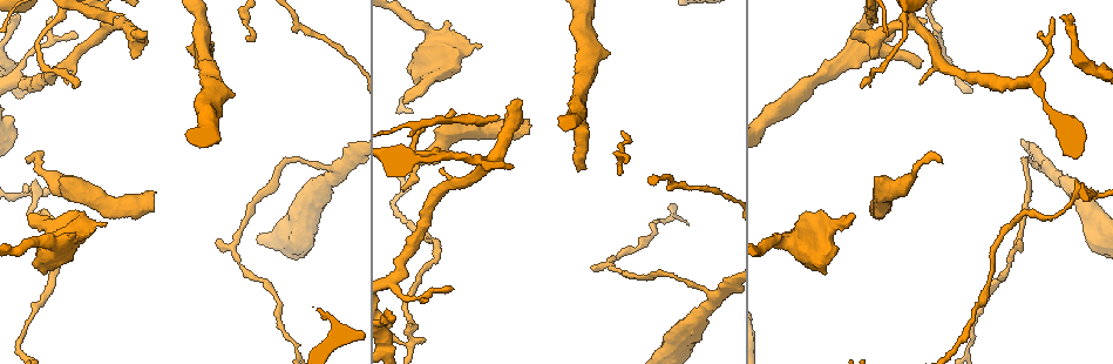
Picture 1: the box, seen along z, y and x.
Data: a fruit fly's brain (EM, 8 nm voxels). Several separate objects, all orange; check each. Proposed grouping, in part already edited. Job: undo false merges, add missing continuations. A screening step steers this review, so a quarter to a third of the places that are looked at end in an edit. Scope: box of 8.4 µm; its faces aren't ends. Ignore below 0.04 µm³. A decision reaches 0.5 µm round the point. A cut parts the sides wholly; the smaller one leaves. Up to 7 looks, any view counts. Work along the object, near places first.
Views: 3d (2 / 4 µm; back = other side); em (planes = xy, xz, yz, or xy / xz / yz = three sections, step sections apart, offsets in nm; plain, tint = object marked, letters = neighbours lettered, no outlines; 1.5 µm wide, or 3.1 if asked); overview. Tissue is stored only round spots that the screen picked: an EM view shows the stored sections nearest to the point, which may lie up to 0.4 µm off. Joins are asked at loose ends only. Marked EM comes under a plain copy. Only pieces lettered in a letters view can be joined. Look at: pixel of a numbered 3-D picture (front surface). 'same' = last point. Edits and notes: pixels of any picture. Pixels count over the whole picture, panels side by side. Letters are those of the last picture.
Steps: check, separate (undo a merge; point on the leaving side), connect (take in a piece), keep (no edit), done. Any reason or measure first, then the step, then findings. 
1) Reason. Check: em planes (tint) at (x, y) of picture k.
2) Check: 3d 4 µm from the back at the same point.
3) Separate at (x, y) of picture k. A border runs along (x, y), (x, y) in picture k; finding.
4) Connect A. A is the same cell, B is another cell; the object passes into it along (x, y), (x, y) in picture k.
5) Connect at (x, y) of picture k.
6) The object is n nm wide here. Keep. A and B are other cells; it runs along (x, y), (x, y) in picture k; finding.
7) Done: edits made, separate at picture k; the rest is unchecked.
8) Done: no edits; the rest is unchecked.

Check: em planes (tint) at (664, 272) of picture 1.

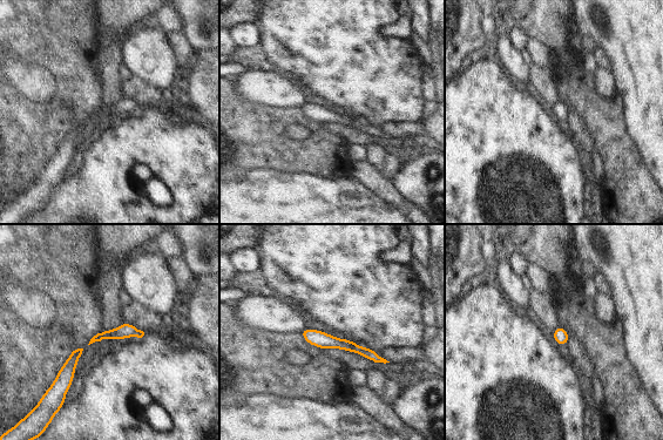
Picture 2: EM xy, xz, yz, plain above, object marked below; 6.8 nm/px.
What lies round it. Check: em planes (letters) at the same point.

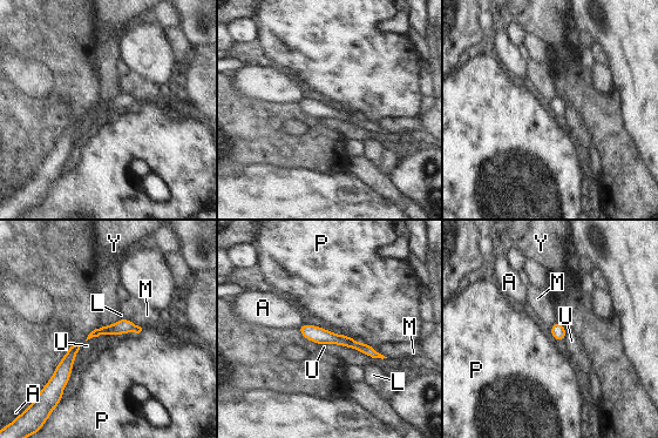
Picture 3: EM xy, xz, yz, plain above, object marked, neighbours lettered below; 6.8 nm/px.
The object is 90 nm wide here. Keep. A, L, M, P, U and Y are other cells; it runs along (302, 328), (377, 355) in picture 3; all the same neuron.

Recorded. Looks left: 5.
Branch stops here. Check: em planes (letters) at (921, 64) of picture 1.

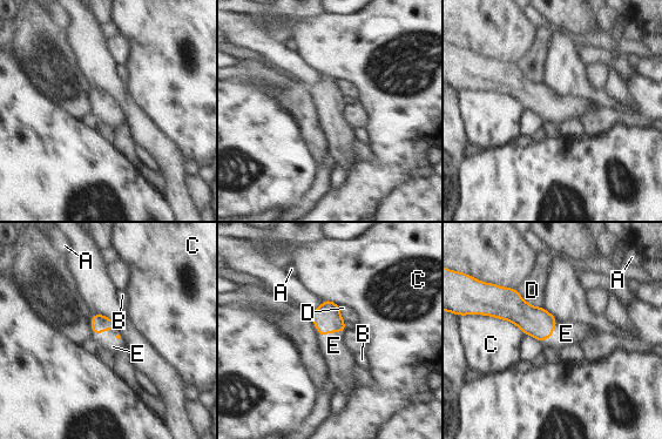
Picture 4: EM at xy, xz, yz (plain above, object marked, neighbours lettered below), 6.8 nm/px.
Connect E. E is the same cell, A, B, C and D are other cells; the object passes into it along (533, 321), (551, 333), (566, 333) in picture 4; the neuron continues.

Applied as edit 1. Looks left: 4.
See it whole again. Check: overview.

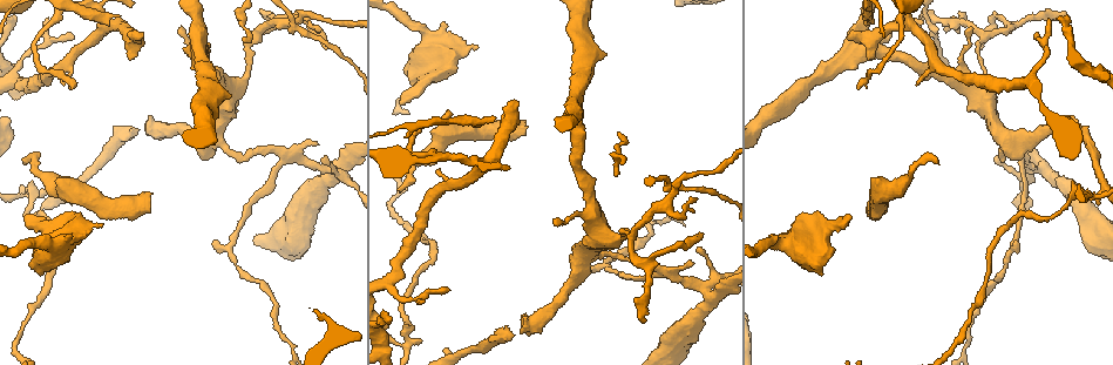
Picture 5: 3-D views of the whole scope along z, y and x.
Check: 3d 2 µm at (403, 188) of picture 5.

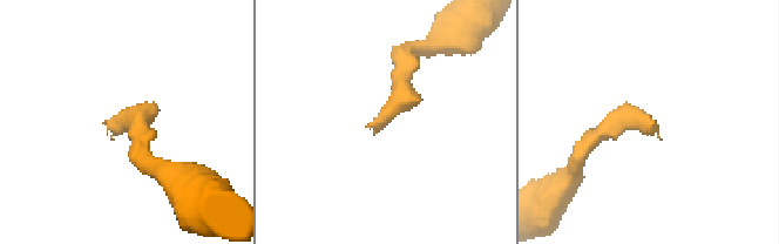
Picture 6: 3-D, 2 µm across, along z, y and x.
Check: em planes (letters) at (657, 135) of picture 6.

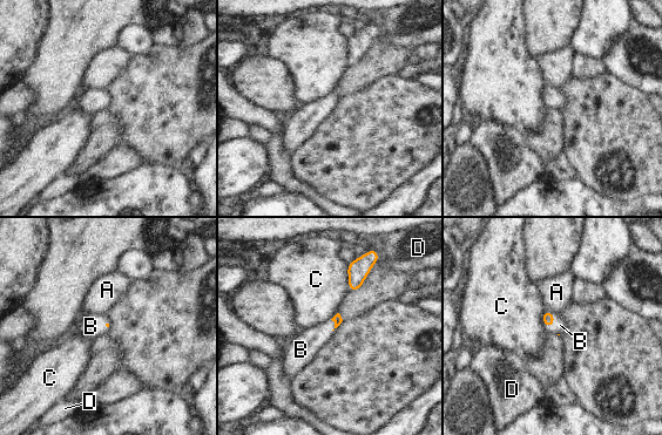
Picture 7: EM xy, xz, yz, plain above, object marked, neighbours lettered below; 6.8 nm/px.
Connect B. B is the same cell, A, C and D are other cells; the object passes into it along (548, 319), (554, 323), (560, 325) in picture 7; it goes on there.

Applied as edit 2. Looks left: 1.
Done: edits made, connect at picture 4, connect at picture 7; the rest is unchecked.

